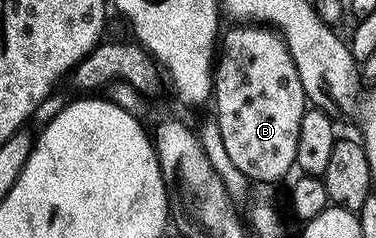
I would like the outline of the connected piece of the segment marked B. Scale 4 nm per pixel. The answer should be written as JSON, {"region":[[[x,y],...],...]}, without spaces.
{"region":[[[232,26],[227,33],[223,33],[220,42],[220,57],[215,65],[214,73],[214,91],[212,98],[214,103],[216,102],[216,113],[214,113],[214,119],[220,128],[220,135],[222,135],[222,141],[224,147],[233,162],[234,166],[240,170],[251,181],[258,182],[276,182],[280,178],[284,177],[290,170],[295,167],[295,154],[296,145],[299,141],[300,121],[303,118],[303,114],[308,107],[308,101],[306,95],[303,92],[303,86],[300,83],[300,76],[296,71],[295,63],[292,62],[291,54],[286,49],[286,44],[283,42],[279,33],[271,30],[266,26]]]}

